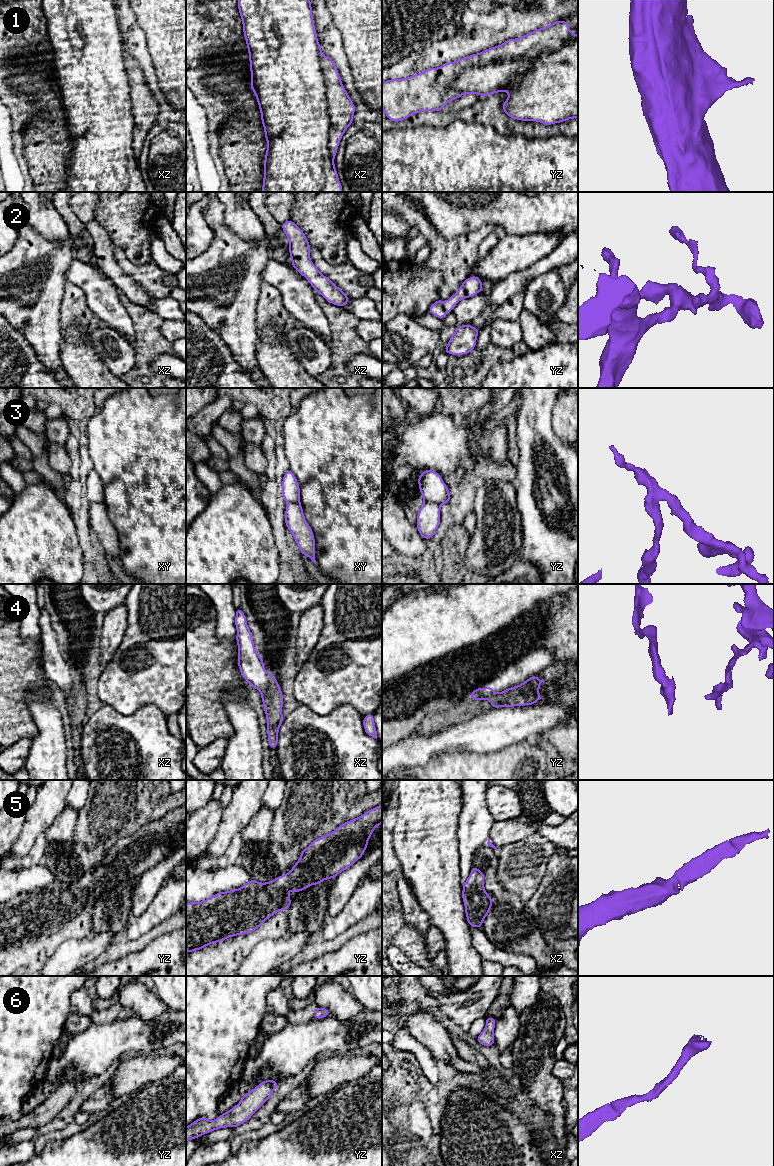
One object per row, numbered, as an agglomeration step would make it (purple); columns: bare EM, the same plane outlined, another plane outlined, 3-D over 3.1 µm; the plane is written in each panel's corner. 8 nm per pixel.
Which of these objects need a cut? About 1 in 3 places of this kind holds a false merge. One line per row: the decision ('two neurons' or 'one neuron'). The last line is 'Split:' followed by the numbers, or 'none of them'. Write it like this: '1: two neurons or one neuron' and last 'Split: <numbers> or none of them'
1: two neurons
2: one neuron
3: two neurons
4: two neurons
5: one neuron
6: one neuron
Split: 1, 3, 4

